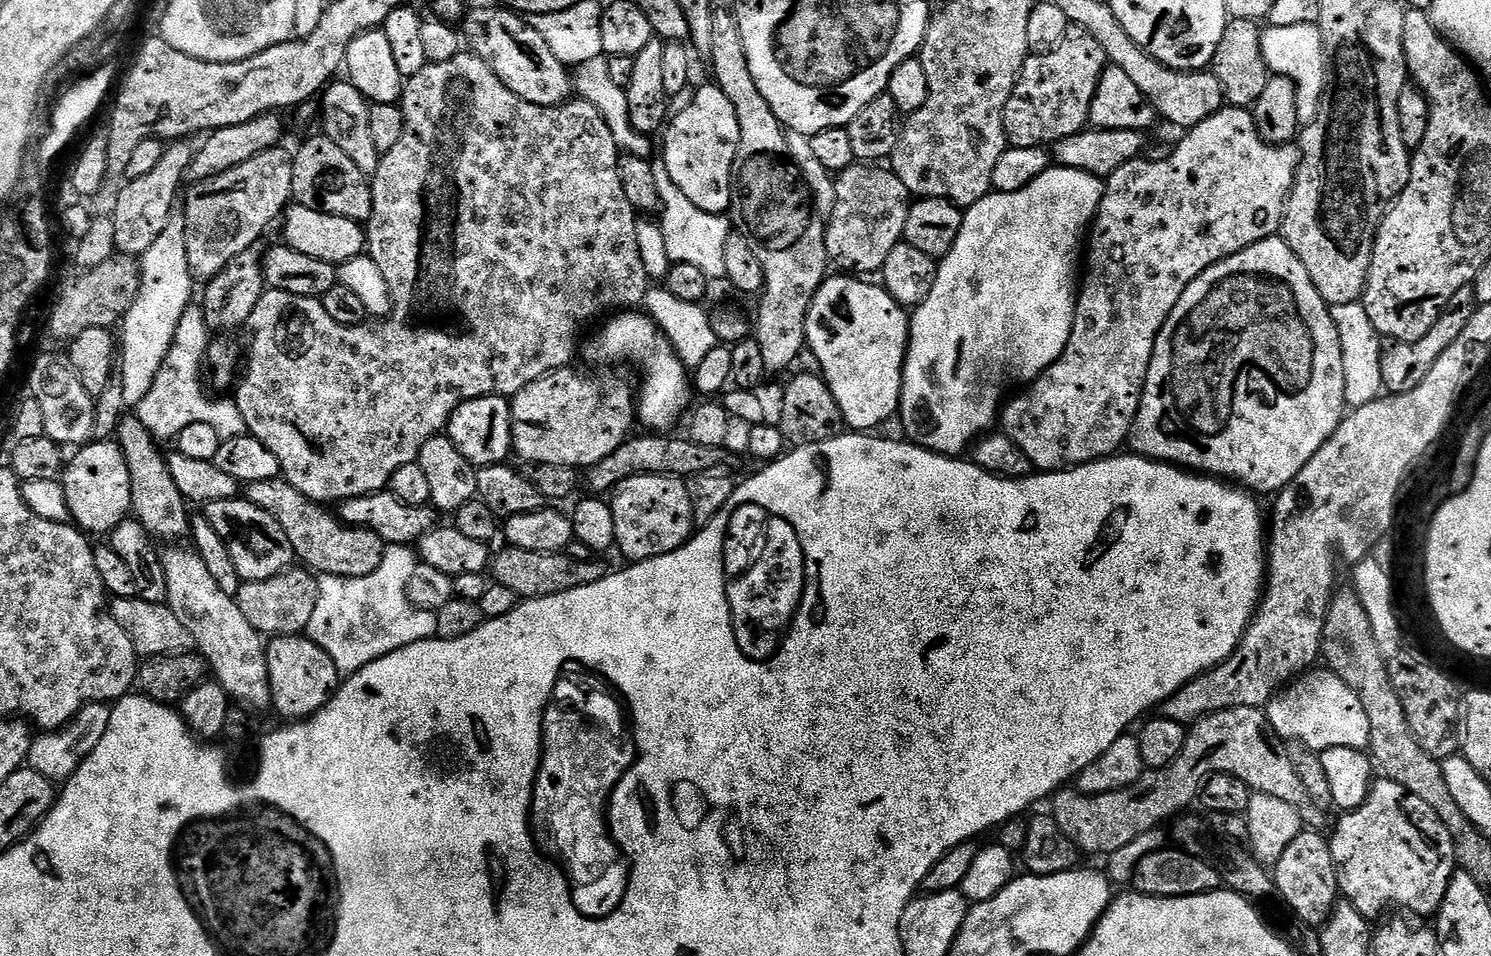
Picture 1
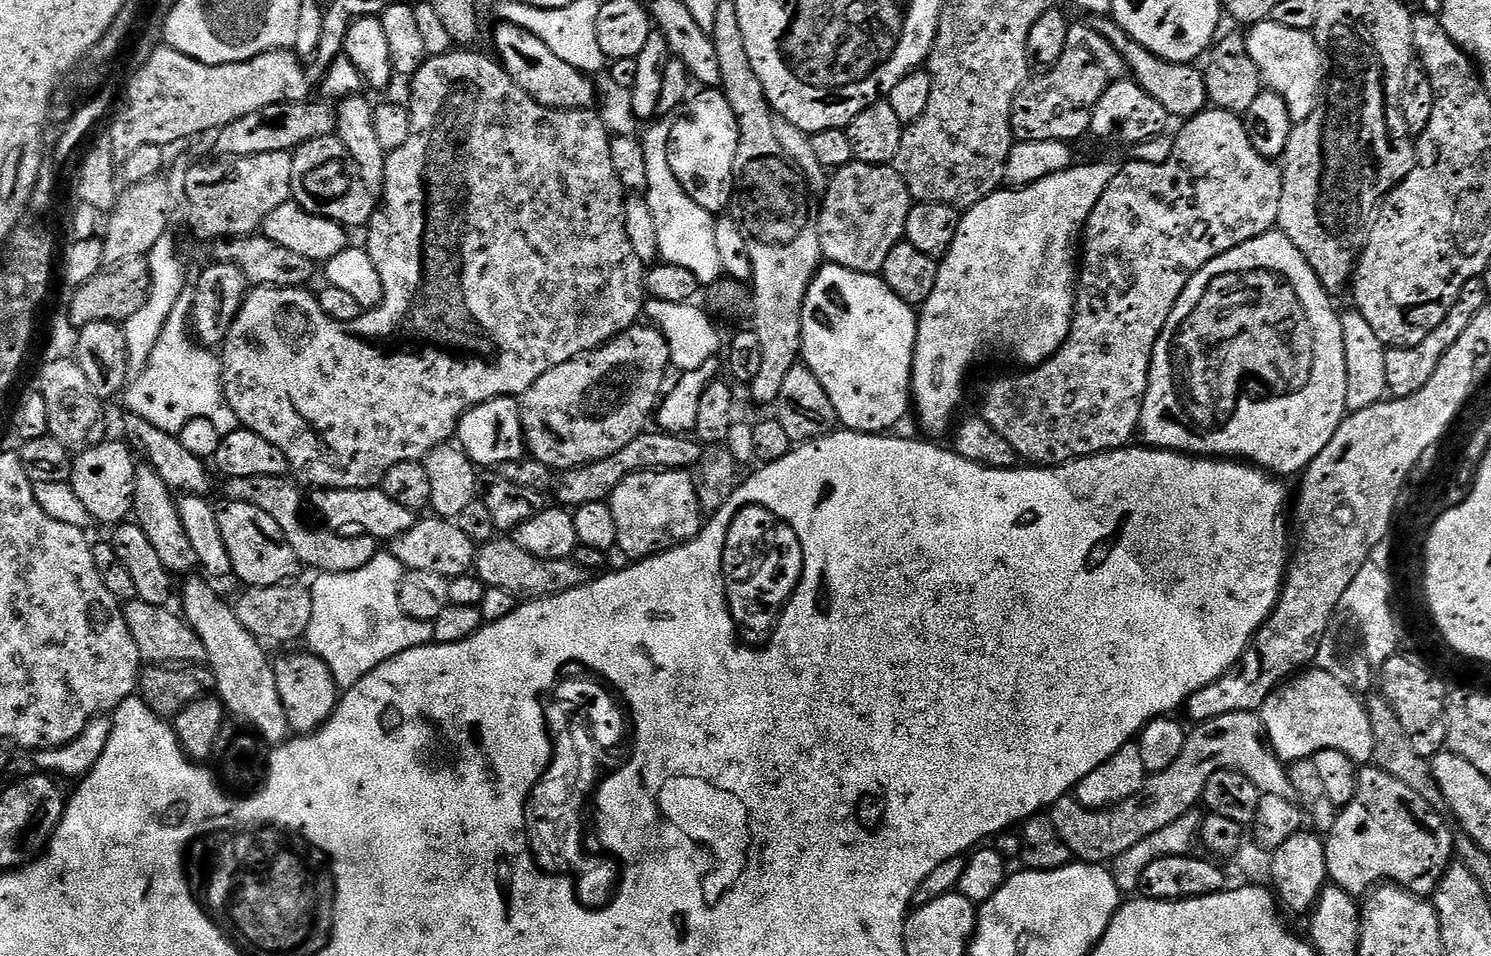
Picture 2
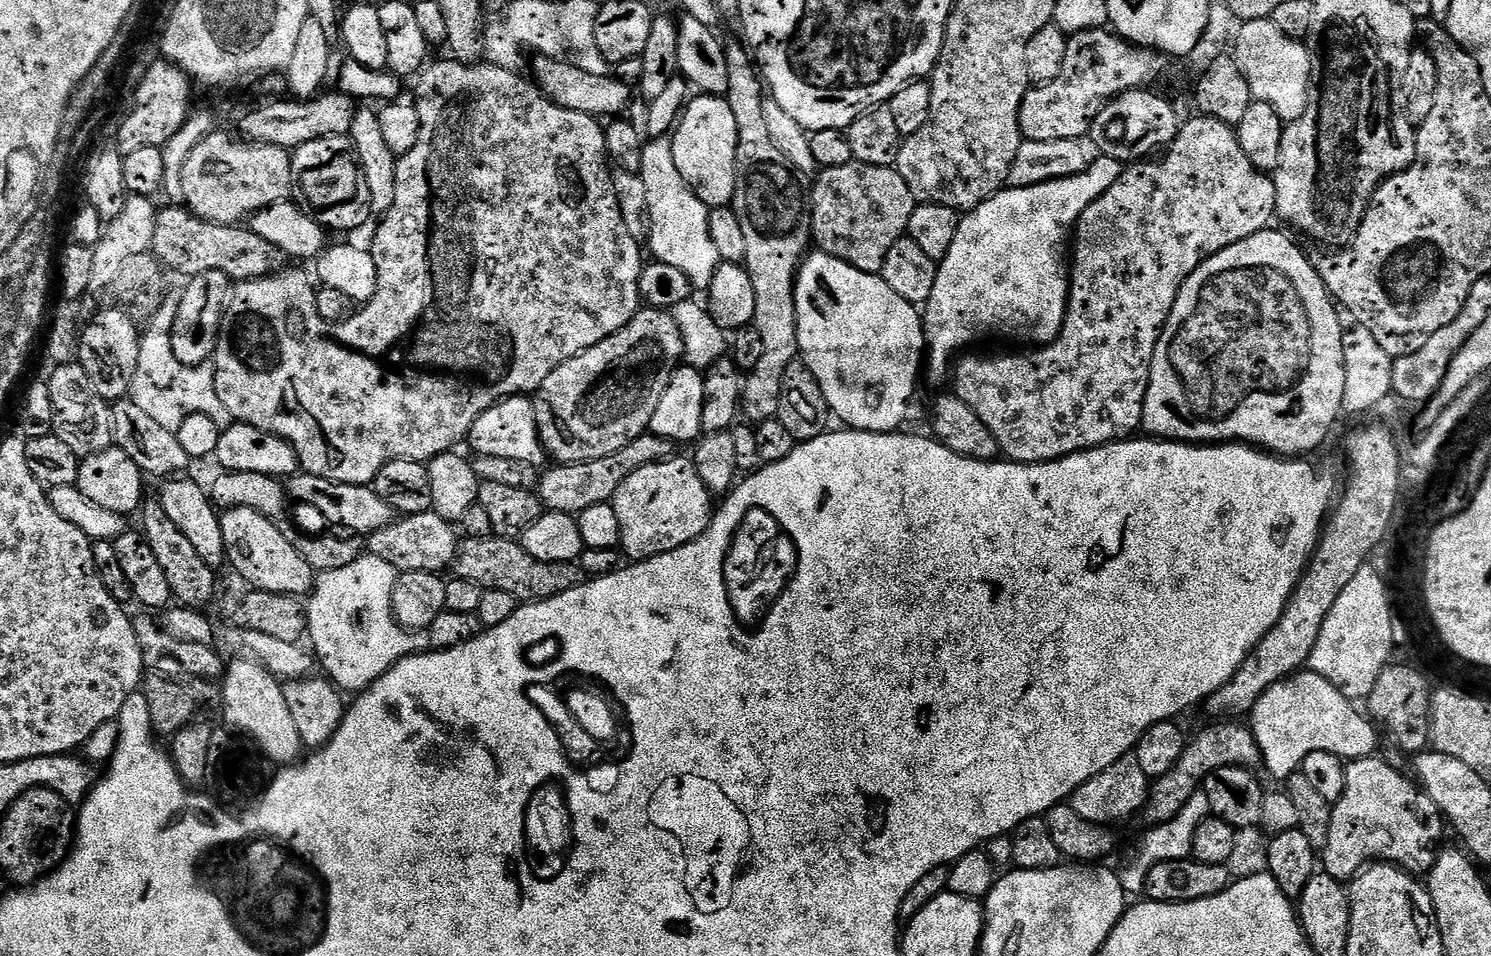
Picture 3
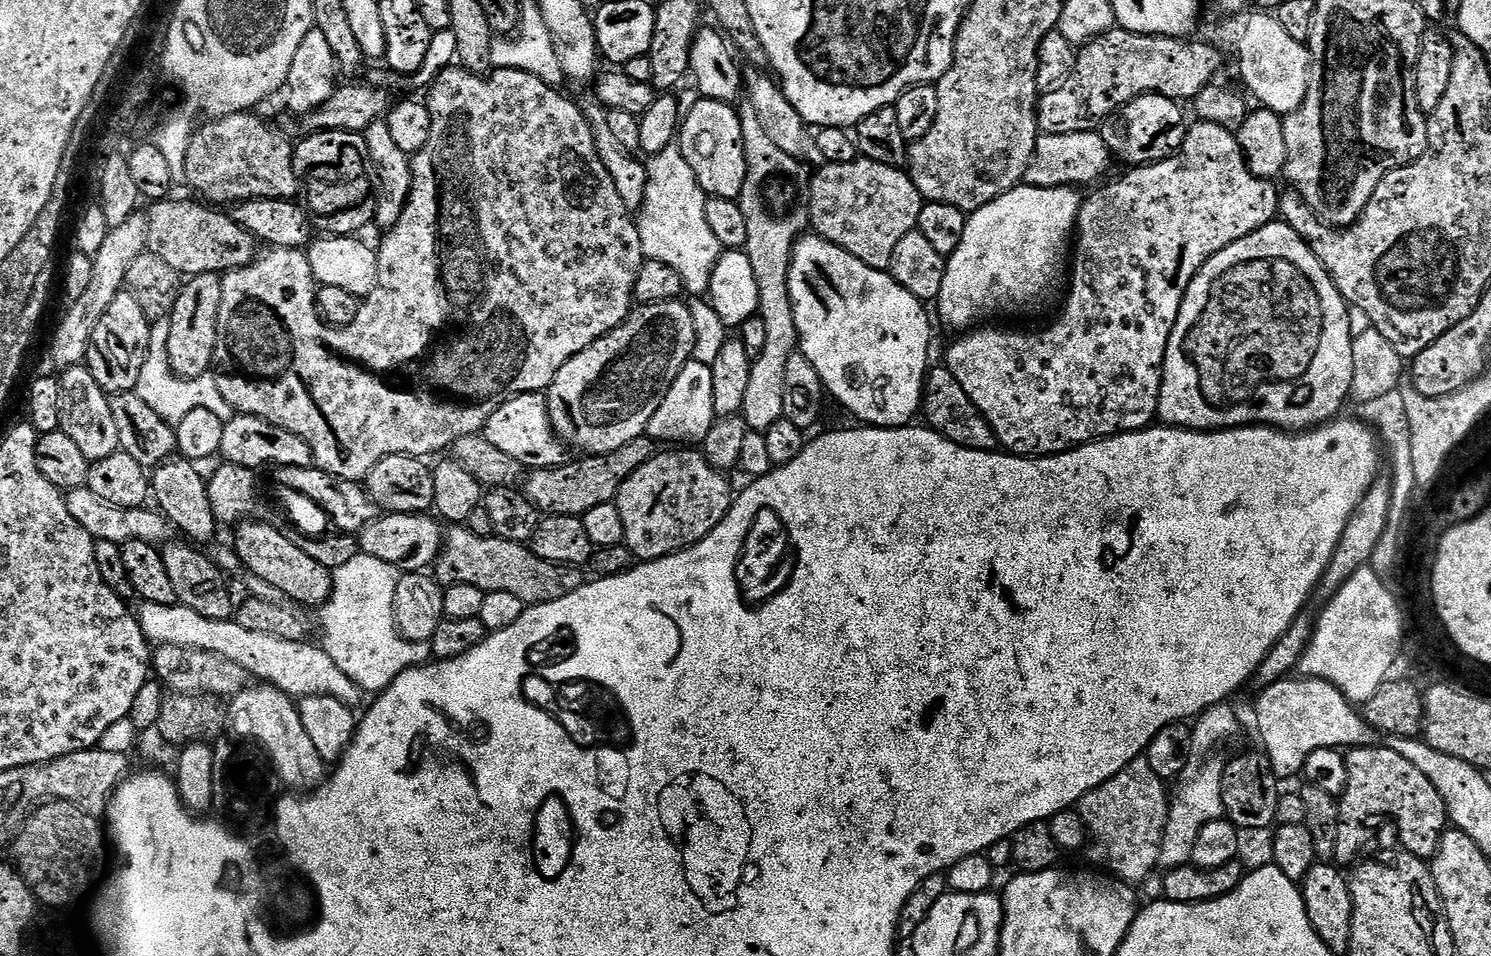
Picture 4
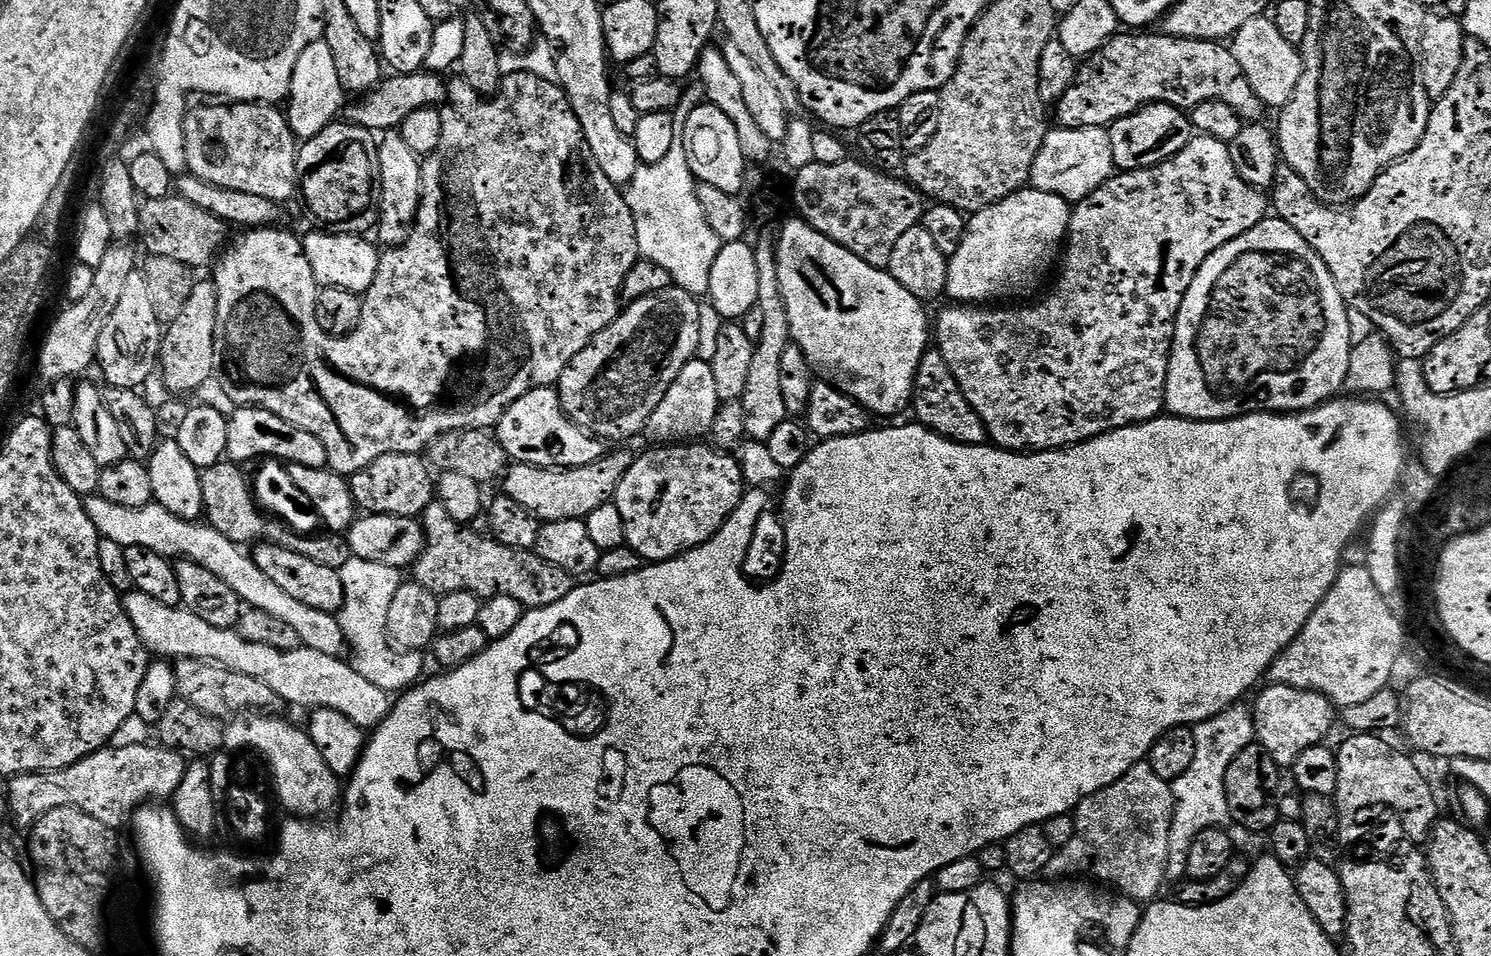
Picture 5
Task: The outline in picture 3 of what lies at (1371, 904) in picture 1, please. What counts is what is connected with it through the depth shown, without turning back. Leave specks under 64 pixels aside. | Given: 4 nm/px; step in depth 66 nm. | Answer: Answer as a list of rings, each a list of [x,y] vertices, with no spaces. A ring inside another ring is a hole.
[[[1375,754],[1351,761],[1345,767],[1346,790],[1342,790],[1339,802],[1332,805],[1330,838],[1326,838],[1326,846],[1322,849],[1323,871],[1335,880],[1351,881],[1361,869],[1373,862],[1387,862],[1395,864],[1405,872],[1427,874],[1431,872],[1445,843],[1443,840],[1446,820],[1440,808],[1412,776],[1403,776],[1394,765],[1379,758],[1380,756]]]

